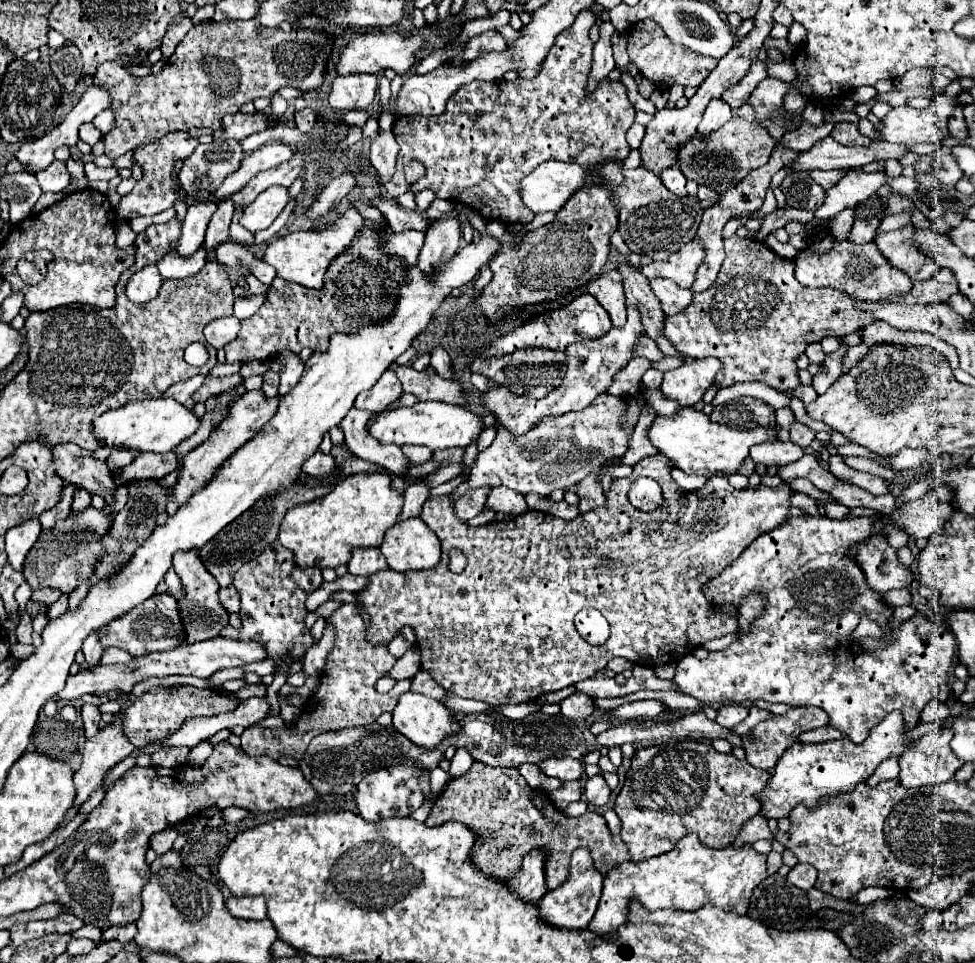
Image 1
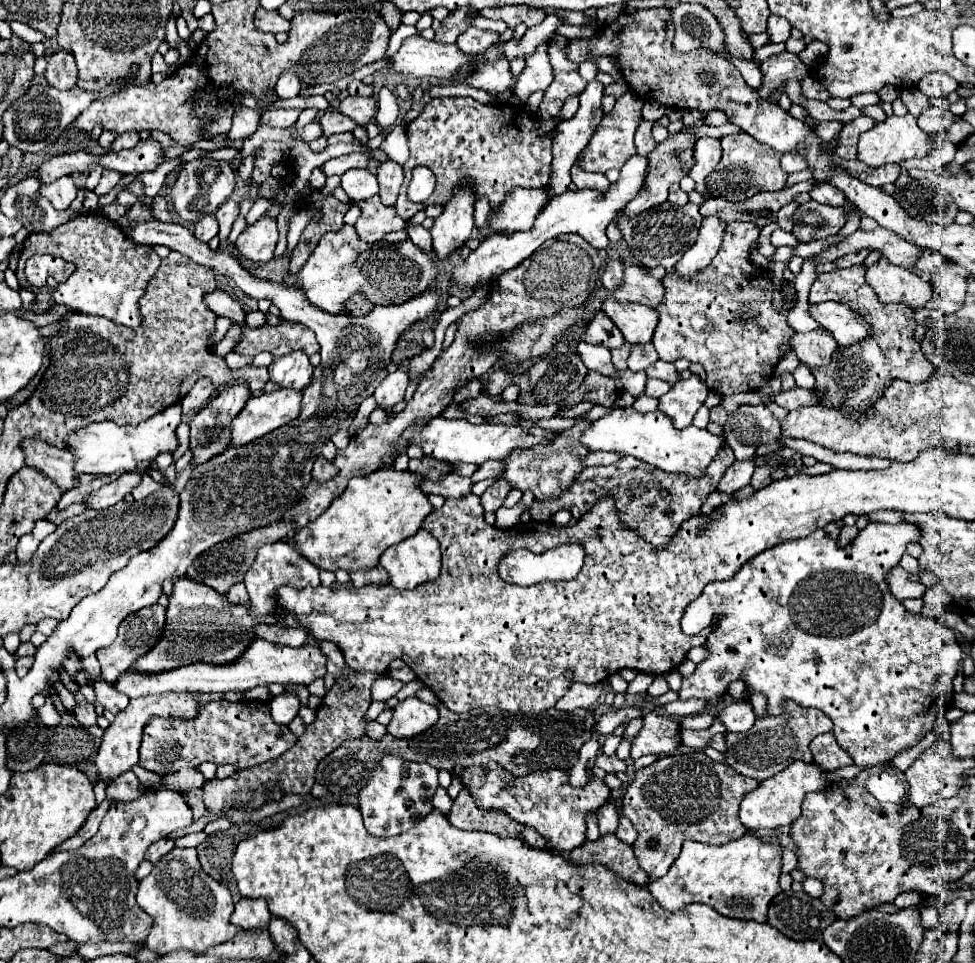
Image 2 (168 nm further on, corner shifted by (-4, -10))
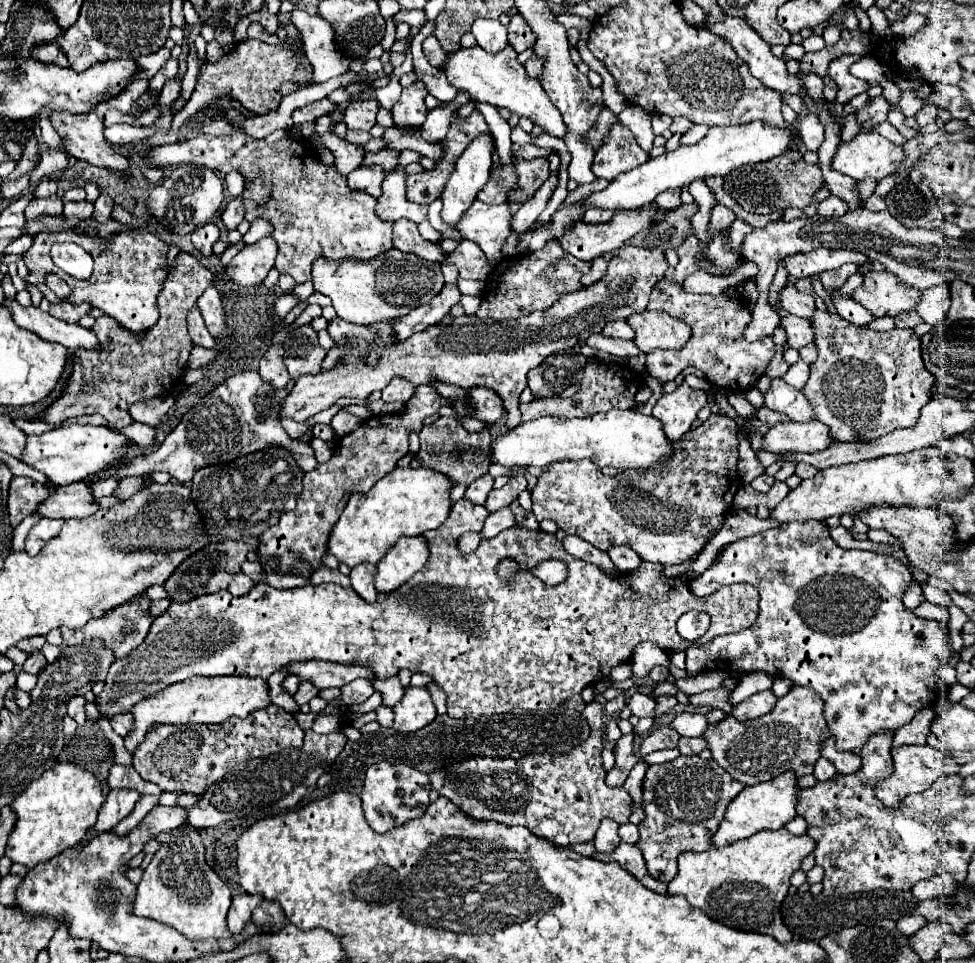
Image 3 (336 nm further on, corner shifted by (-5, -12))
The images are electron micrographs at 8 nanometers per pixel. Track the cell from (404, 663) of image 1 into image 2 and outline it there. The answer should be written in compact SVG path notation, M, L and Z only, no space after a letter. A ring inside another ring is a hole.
M379 678L373 688L371 688L371 696L373 700L389 700L391 696L395 696L399 690L403 688L403 682L393 680L393 678Z

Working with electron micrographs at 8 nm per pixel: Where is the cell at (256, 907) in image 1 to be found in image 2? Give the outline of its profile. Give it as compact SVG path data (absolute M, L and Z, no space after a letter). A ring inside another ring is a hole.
M241 898L235 904L235 912L231 916L231 922L235 926L241 926L243 930L255 930L255 928L269 928L271 922L271 914L267 908L267 902L263 898L257 900L249 900L249 898Z

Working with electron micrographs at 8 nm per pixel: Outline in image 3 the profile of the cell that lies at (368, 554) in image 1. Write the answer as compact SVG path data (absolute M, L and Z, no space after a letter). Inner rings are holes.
M358 564L352 568L350 572L350 582L352 582L352 588L358 596L362 596L366 602L374 602L378 592L374 590L374 572L376 566L372 564Z

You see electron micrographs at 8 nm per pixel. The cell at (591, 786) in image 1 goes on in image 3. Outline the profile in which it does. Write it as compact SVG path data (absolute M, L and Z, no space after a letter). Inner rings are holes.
M610 818L602 820L598 832L596 832L596 838L594 838L594 844L596 844L596 850L602 852L602 854L610 854L614 852L614 848L620 844L620 836L618 836L618 824Z

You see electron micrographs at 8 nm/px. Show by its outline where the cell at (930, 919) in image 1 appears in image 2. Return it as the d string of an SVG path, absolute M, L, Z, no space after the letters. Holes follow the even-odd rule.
M923 908L921 910L921 922L925 928L933 928L939 922L939 910L937 908Z

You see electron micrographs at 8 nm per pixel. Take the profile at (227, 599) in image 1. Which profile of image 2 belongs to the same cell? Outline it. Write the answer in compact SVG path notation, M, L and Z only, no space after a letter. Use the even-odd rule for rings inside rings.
M241 582L241 584L231 586L231 590L227 592L227 600L229 600L229 604L245 604L249 600L247 590L245 590L245 584Z

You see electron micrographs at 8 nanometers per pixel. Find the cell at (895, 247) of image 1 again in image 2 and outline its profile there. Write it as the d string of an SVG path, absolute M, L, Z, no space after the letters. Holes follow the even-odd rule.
M887 258L869 266L865 278L881 302L903 302L921 308L931 298L931 284L927 280L907 268L891 266Z

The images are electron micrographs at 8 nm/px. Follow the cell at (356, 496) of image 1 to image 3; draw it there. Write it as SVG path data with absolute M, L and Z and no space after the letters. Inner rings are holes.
M394 468L394 472L378 480L370 492L350 496L330 534L328 552L334 554L338 562L346 562L350 568L360 562L370 562L376 566L400 536L420 536L426 530L434 530L446 522L452 508L452 486L454 484L450 484L446 476L430 472L428 468Z

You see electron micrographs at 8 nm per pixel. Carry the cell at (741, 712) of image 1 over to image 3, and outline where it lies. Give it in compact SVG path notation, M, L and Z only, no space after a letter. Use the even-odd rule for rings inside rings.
M762 690L762 692L756 692L756 694L748 696L740 704L736 704L734 710L732 710L732 716L736 716L738 720L758 718L758 716L770 712L776 702L778 702L778 698L774 696L772 690Z

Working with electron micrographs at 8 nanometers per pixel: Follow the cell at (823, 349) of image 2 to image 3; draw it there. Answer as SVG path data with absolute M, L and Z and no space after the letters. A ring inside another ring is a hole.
M784 316L784 318L780 318L780 326L786 332L790 348L800 350L802 346L806 346L806 344L810 344L814 340L814 332L812 332L810 320L806 320L806 318Z

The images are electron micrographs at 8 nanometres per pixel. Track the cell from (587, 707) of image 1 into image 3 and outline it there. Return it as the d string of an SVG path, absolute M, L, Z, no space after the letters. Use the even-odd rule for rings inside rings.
M634 692L634 696L628 700L628 706L632 710L632 714L636 714L638 718L656 718L656 700L652 696L644 696L640 692Z

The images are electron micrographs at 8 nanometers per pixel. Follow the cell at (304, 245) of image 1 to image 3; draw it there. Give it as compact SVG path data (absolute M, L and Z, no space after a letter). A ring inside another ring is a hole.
M396 248L382 252L372 260L326 260L314 262L314 290L330 296L336 314L344 322L372 326L376 322L394 320L410 310L428 304L444 286L444 276L436 262L428 262L416 254L406 254Z

